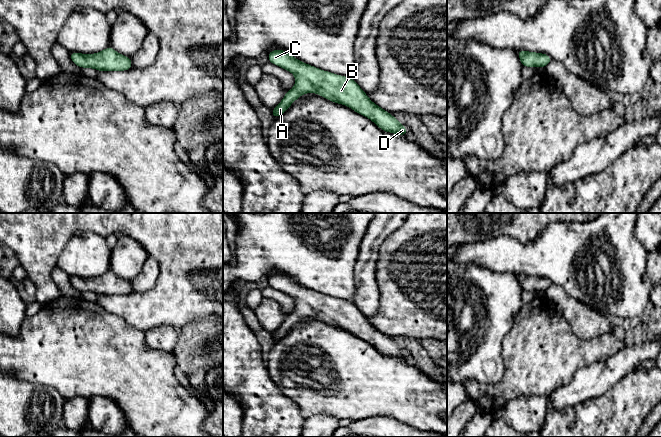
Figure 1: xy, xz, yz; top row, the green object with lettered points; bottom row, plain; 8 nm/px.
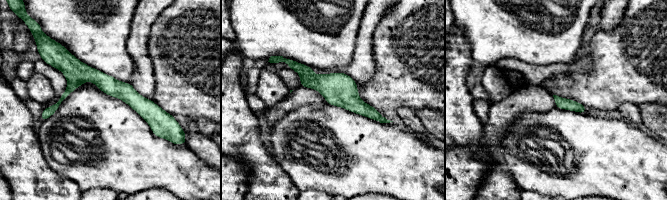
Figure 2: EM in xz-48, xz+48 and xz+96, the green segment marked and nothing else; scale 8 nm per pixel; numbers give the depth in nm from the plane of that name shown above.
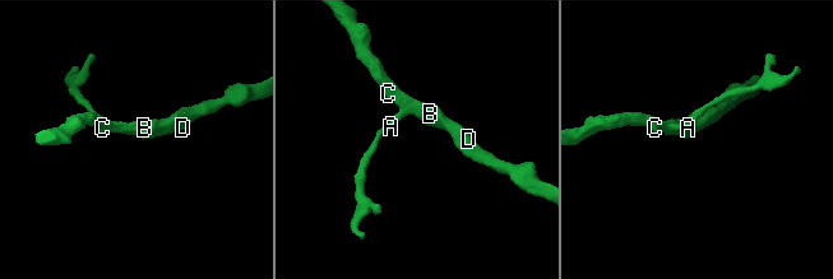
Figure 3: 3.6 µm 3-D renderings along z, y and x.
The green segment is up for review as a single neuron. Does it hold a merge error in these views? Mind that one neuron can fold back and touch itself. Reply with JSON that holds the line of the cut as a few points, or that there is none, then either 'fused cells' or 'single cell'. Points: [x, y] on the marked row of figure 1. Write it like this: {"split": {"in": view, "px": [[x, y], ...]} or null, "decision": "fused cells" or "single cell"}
{"split": null, "decision": "single cell"}

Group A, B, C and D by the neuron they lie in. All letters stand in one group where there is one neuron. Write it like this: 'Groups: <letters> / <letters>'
Groups: A B C D

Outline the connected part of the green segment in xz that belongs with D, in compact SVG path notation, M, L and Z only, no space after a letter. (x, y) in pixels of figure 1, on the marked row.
M281 49L270 51L267 57L270 63L295 75L295 86L286 91L281 102L272 109L273 119L285 113L301 95L317 93L327 100L345 105L367 117L385 132L399 136L409 132L391 113L373 103L353 78L323 71L296 59Z

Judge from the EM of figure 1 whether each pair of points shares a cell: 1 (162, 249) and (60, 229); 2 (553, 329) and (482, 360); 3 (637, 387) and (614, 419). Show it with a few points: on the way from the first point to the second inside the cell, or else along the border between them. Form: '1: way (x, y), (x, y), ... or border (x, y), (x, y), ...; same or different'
1: way (137, 224), (85, 223); same
2: border (511, 329), (502, 341), (503, 374); different
3: way (635, 395), (621, 411); same

